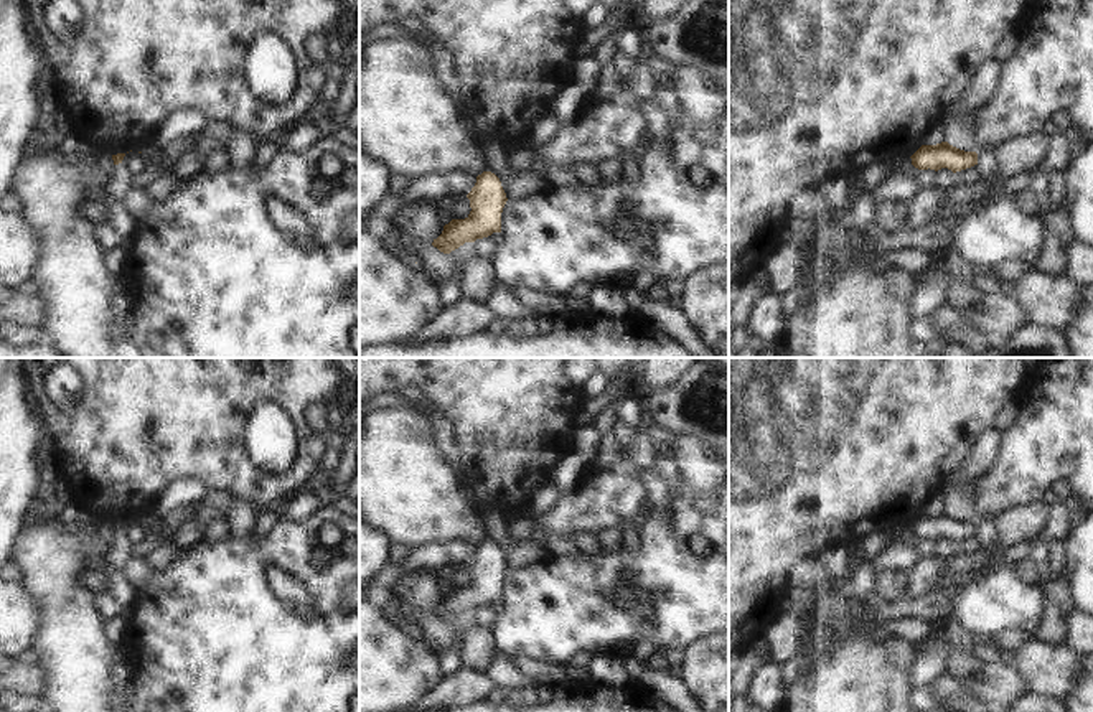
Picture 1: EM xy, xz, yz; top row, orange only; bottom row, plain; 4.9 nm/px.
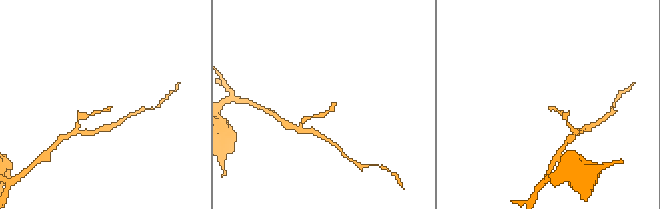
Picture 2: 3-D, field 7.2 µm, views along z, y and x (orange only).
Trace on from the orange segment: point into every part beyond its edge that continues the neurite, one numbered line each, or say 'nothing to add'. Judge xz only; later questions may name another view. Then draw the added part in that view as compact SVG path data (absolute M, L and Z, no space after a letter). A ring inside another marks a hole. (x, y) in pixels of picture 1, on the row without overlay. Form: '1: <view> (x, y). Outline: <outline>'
nothing to add.

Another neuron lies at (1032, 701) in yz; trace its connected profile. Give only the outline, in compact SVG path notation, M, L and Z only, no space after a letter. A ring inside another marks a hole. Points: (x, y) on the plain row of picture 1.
M1030 691L1004 712L1068 712L1068 705L1058 697L1040 696L1039 692Z

